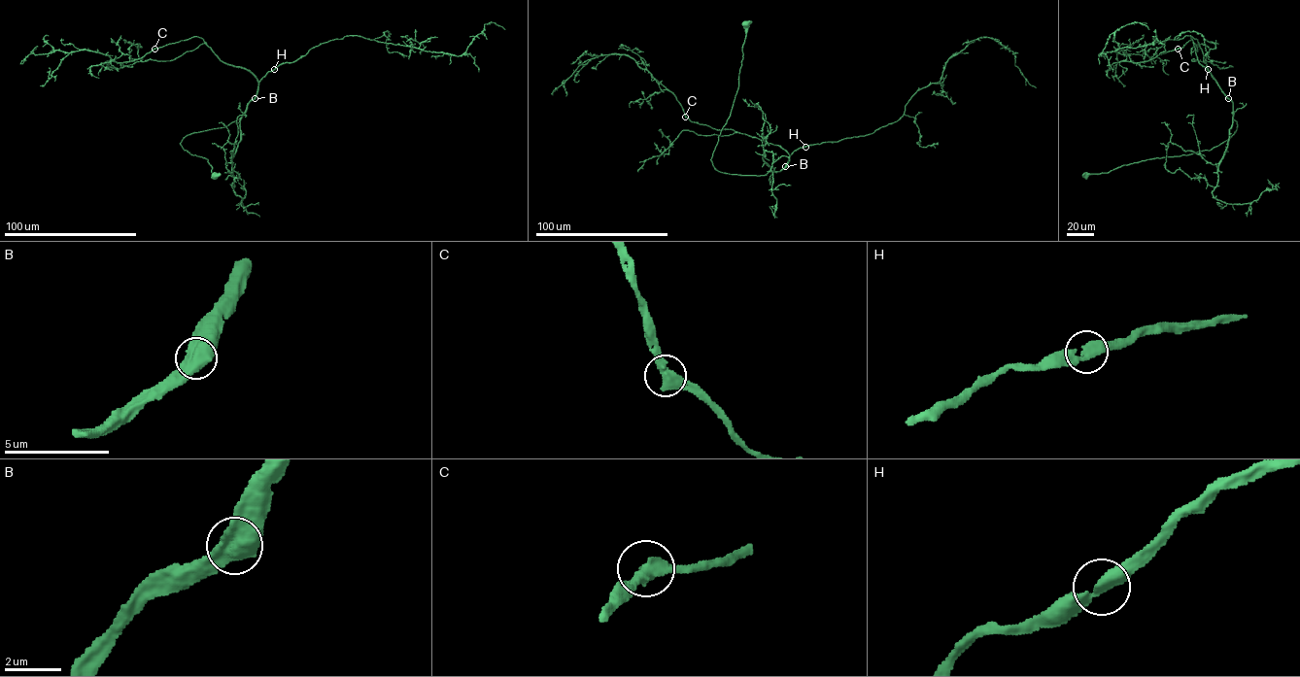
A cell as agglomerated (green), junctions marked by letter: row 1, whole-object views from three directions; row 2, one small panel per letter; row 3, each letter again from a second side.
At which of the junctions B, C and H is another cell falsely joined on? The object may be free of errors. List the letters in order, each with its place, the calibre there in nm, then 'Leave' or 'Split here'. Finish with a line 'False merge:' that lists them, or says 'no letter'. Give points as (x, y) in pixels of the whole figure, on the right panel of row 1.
B: Place: (1228, 98). Thickness 650 nm. Leave
C: Place: (1178, 49). Thickness 480 nm. Leave
H: Place: (1208, 69). Thickness 360 nm. Leave
False merge: no letter

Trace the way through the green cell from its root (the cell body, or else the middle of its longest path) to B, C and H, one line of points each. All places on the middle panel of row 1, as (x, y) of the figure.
B: (746, 23), (738, 88), (711, 160), (718, 171), (743, 175), (764, 175), (785, 166)
C: (746, 23), (738, 88), (711, 160), (743, 175), (787, 163), (777, 145), (685, 117)
H: (746, 23), (738, 88), (713, 152), (712, 165), (726, 173), (764, 175), (779, 171), (794, 151), (805, 146)

